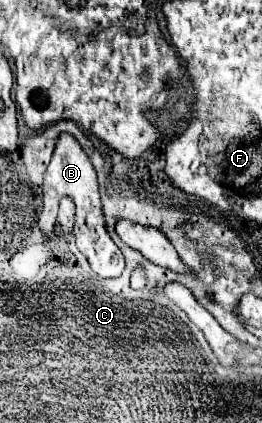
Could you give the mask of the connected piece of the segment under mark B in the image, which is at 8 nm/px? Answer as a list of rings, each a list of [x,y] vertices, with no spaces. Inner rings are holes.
[[[60,134],[58,142],[56,142],[56,150],[52,154],[52,162],[48,164],[48,170],[44,174],[44,188],[58,192],[60,196],[68,196],[76,204],[76,224],[74,224],[76,246],[88,258],[92,270],[102,278],[120,276],[124,270],[124,256],[106,230],[96,172],[92,168],[90,158],[86,156],[86,152],[82,150],[82,146],[78,144],[78,140],[74,136]]]

